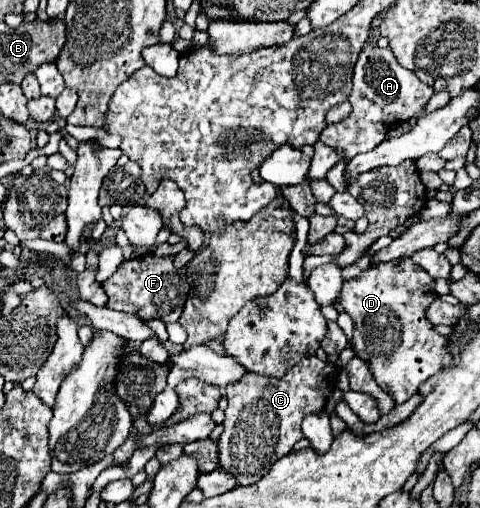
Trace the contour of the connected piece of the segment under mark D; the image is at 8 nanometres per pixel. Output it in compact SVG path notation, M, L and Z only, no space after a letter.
M394 260L392 264L374 264L360 272L358 278L344 282L340 292L340 304L344 312L354 320L354 354L368 360L376 382L384 392L388 392L396 404L406 402L418 392L418 386L434 376L438 370L452 362L452 356L446 350L446 338L432 330L432 324L426 320L424 310L436 300L434 280L418 264L408 260Z

